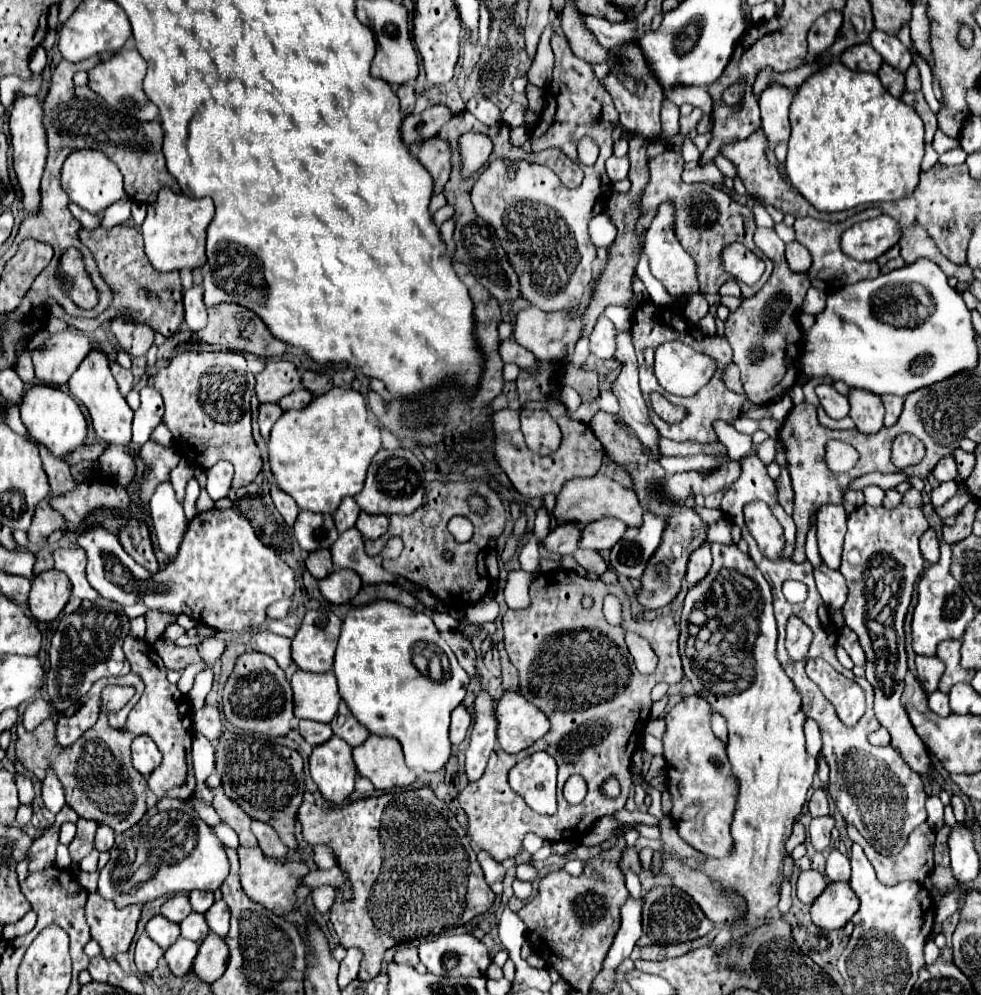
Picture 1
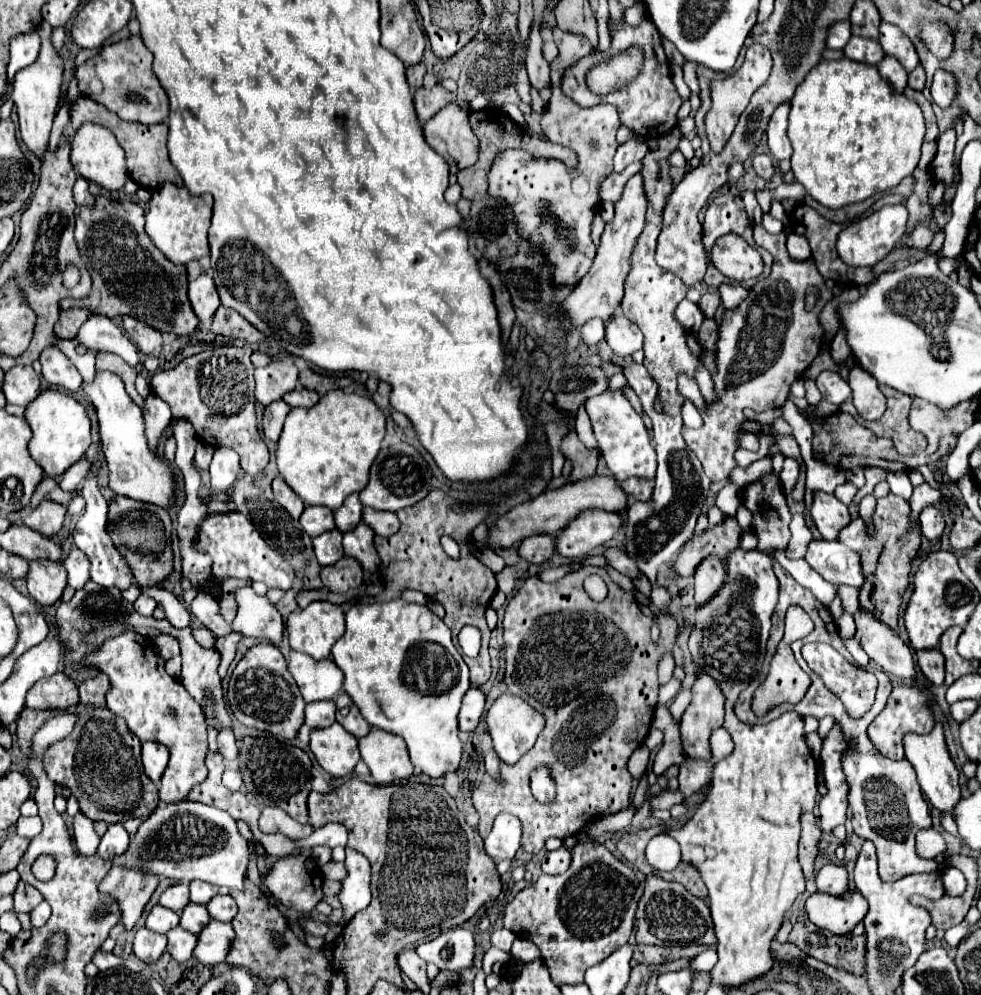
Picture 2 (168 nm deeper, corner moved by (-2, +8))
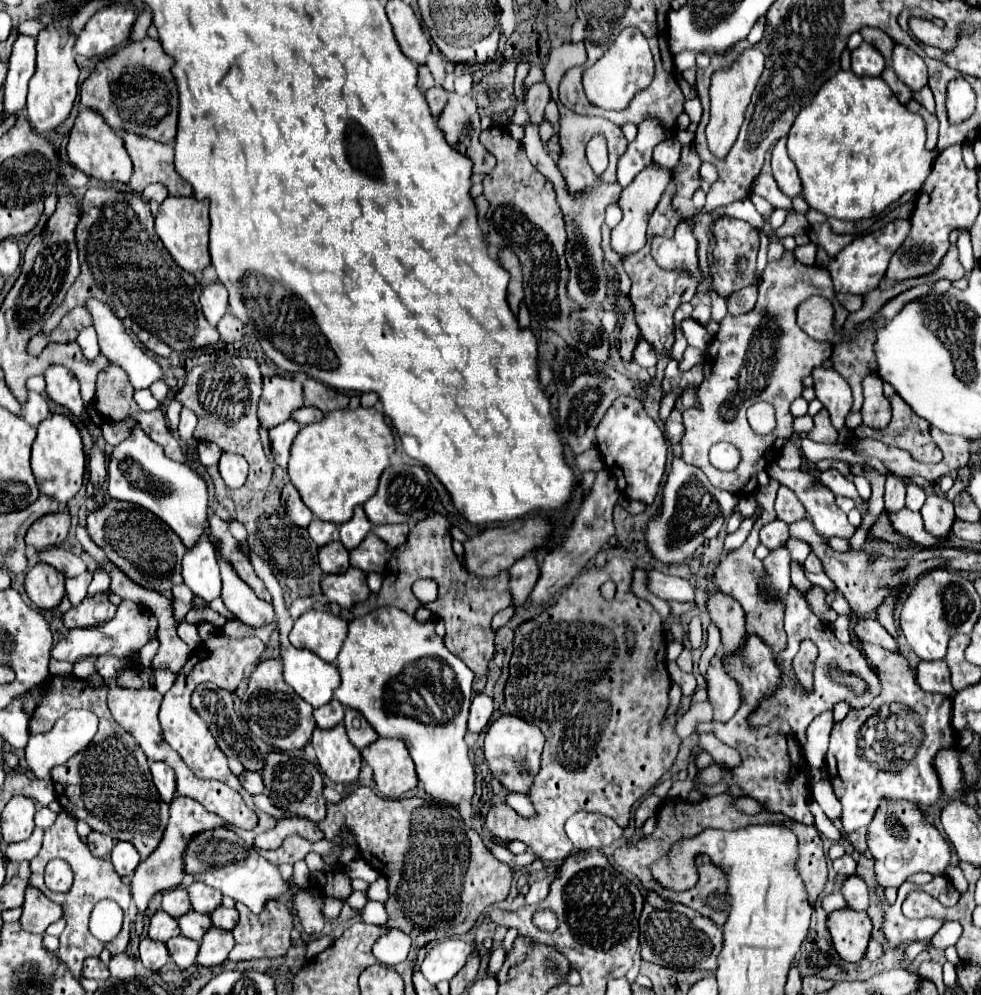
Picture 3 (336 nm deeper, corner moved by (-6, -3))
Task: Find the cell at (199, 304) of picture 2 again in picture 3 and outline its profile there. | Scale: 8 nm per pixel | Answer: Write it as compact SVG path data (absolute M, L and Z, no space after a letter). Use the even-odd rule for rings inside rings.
M210 284L202 290L200 296L200 304L202 304L202 312L206 316L206 320L216 326L220 322L220 318L226 314L228 308L228 292L224 290L222 284Z

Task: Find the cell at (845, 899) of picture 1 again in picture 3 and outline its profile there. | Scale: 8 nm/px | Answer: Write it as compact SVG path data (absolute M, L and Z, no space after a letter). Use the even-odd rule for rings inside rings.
M852 908L834 910L826 918L826 928L840 958L858 962L864 956L872 932L872 922L866 912L856 912Z

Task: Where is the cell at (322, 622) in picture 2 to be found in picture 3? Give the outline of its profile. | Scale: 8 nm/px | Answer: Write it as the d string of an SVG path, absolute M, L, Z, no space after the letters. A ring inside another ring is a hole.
M308 610L294 622L288 638L292 646L306 648L324 662L334 662L346 640L346 630L346 620L336 618L324 610Z

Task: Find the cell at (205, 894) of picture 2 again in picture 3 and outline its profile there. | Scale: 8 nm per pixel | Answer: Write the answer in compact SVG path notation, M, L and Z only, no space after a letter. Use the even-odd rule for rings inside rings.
M200 882L190 884L188 886L188 894L190 894L192 910L200 912L200 914L210 914L210 912L214 912L222 904L220 890L212 890L210 886L200 884Z

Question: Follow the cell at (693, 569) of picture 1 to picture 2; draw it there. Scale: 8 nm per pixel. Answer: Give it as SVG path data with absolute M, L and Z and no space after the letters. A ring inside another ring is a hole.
M710 555L700 563L694 579L696 579L696 585L694 585L696 605L700 605L700 603L708 603L708 599L712 599L712 595L716 595L716 591L720 591L720 587L724 585L724 579L728 579L728 577L726 577L726 571L724 571L720 559Z

